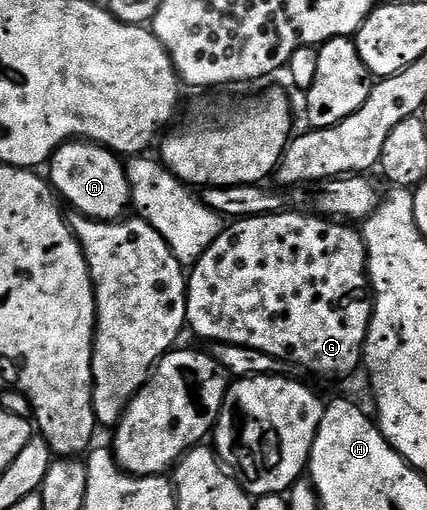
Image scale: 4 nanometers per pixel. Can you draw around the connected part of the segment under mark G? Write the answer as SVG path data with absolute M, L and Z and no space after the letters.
M294 208L288 210L276 214L261 214L255 218L237 219L233 224L227 225L218 239L204 252L204 256L200 256L200 260L193 263L186 284L186 320L189 329L191 331L194 329L202 338L210 338L211 343L227 342L256 348L260 352L268 352L268 356L281 358L283 363L295 362L296 365L303 366L314 374L323 374L326 378L346 378L357 366L359 369L363 365L366 333L370 327L372 287L370 275L366 272L366 245L361 233L355 227L353 230L350 227L353 225L345 221L299 212Z

